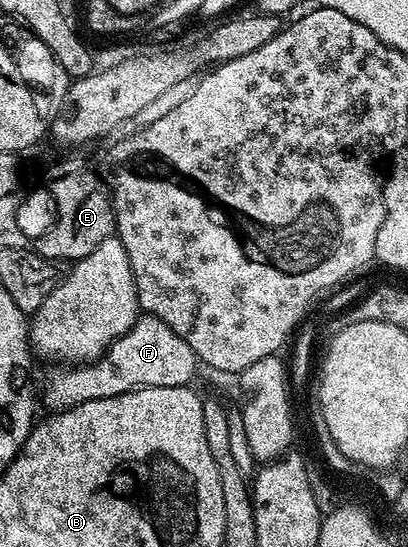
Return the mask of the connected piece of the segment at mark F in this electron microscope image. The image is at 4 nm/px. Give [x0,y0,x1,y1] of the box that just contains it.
[40,315,200,414]

